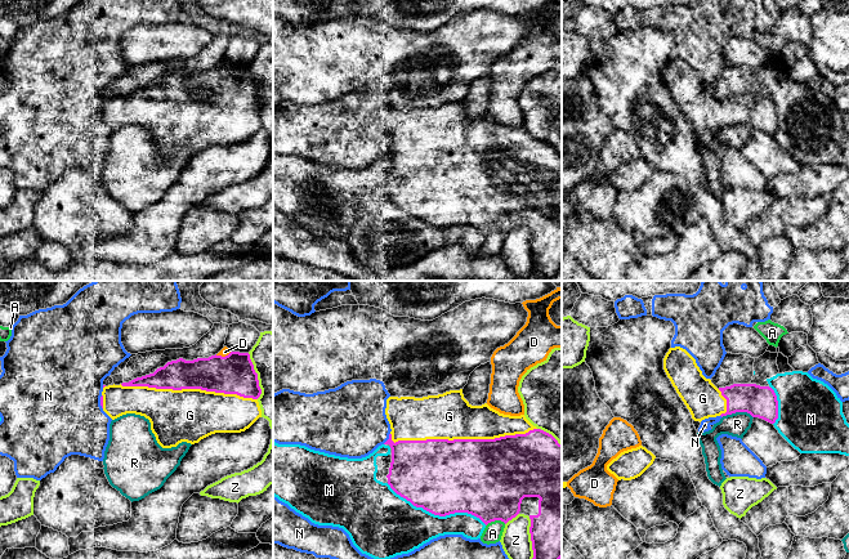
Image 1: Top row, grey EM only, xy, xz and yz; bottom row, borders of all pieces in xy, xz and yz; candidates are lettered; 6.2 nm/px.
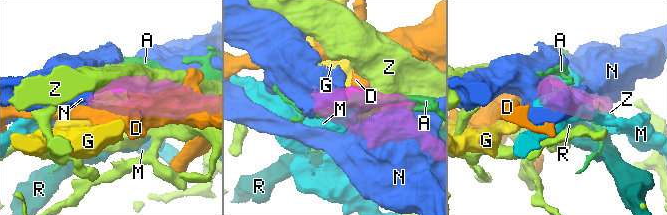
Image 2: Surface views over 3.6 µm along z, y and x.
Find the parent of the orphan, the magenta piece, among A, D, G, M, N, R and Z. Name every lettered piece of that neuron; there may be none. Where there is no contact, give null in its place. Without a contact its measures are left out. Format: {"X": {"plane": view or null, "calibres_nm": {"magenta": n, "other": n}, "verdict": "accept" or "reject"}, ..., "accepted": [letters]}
{"A": {"plane": "xz", "calibres_nm": {"magenta": 480, "other": 120}, "verdict": "reject"}, "D": {"plane": "xy", "calibres_nm": {"magenta": 260, "other": 50}, "verdict": "reject"}, "G": {"plane": "xz", "calibres_nm": {"magenta": 460, "other": 280}, "verdict": "accept"}, "M": {"plane": "xz", "calibres_nm": {"magenta": 460, "other": 320}, "verdict": "reject"}, "N": {"plane": "xz", "calibres_nm": {"magenta": 340, "other": 420}, "verdict": "reject"}, "R": {"plane": "yz", "calibres_nm": {"magenta": 190, "other": 150}, "verdict": "reject"}, "Z": {"plane": "xz", "calibres_nm": {"magenta": 360, "other": 190}, "verdict": "reject"}, "accepted": ["G"]}

